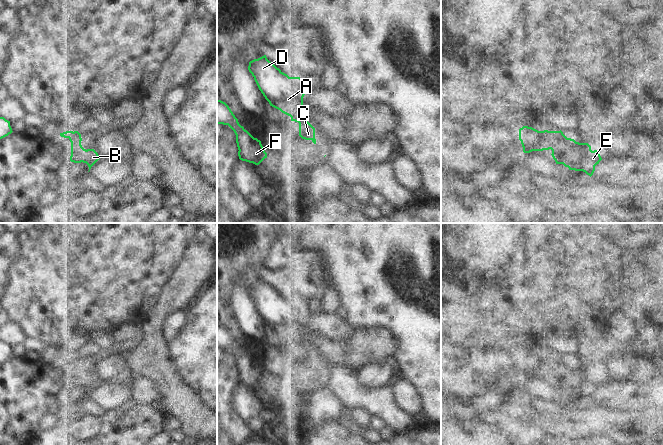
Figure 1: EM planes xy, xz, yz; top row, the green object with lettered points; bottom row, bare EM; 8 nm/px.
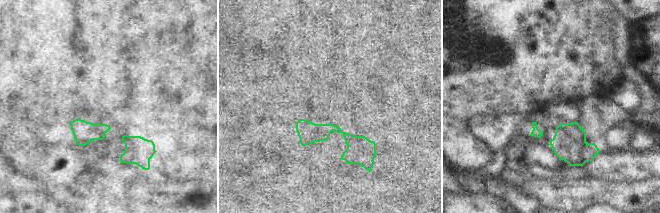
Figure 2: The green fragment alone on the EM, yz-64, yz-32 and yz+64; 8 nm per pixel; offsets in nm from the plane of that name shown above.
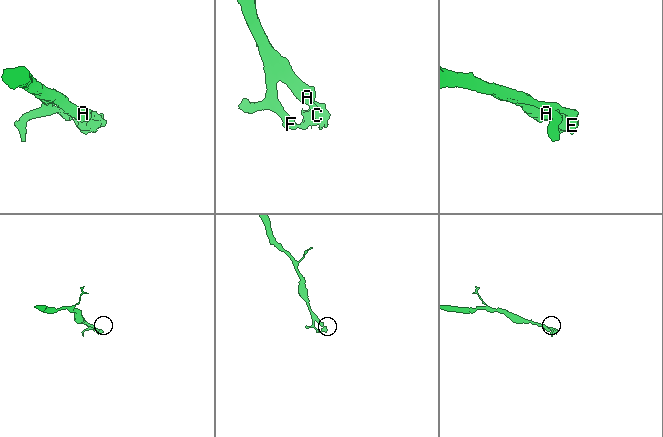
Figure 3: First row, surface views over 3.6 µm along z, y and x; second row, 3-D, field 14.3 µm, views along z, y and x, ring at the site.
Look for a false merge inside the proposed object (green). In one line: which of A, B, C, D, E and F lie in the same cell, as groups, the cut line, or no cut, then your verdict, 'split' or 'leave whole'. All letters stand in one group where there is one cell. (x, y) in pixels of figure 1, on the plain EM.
groups A D F / B C E; cut yz (556, 355), (554, 365), (549, 372); split

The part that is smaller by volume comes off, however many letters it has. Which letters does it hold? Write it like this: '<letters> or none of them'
B, C, E

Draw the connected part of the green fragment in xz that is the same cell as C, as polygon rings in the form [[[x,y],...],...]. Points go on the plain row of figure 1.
[[[296,337],[291,341],[291,345],[299,347],[299,360],[305,364],[311,364],[316,368],[315,352],[307,345],[305,337]]]

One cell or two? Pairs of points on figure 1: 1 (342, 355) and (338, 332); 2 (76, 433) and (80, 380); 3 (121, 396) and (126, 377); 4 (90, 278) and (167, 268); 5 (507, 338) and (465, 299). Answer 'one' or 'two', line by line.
1: two
2: two
3: two
4: one
5: one

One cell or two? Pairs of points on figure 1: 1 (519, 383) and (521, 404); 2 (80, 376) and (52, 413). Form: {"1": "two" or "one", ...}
{"1": "one", "2": "one"}

